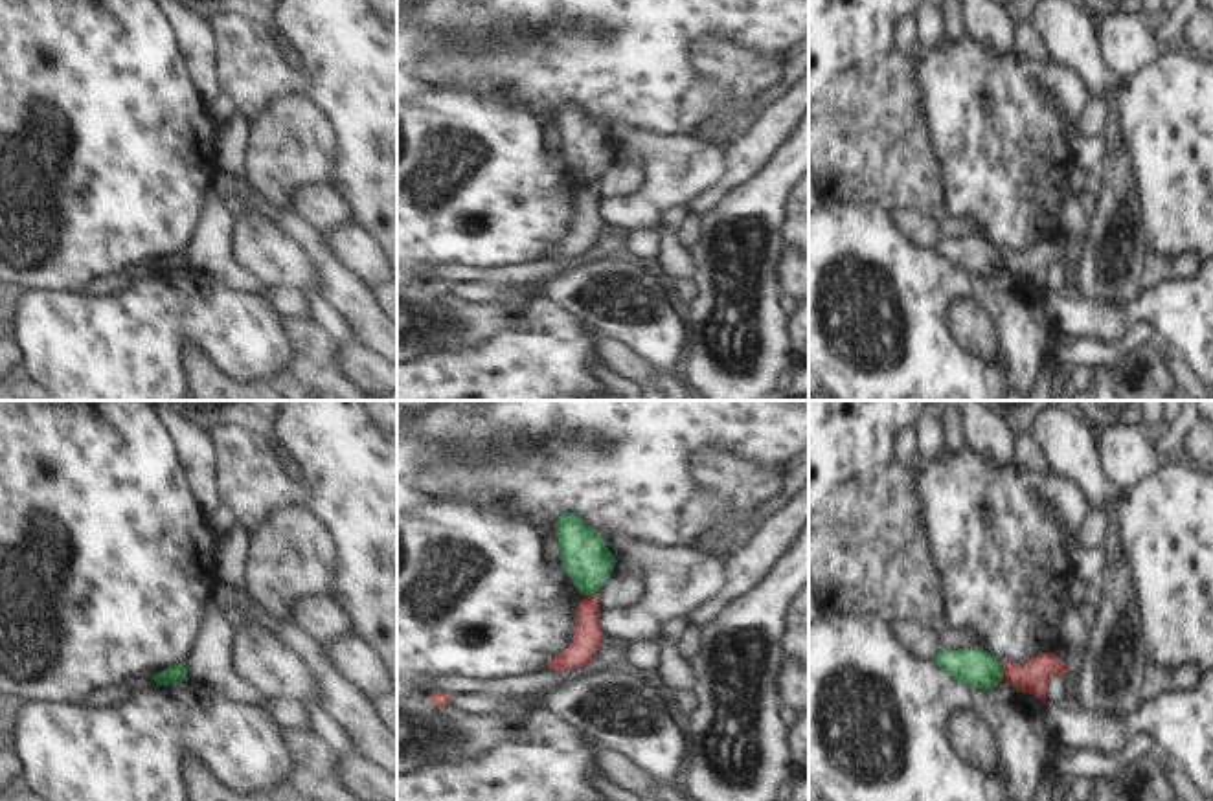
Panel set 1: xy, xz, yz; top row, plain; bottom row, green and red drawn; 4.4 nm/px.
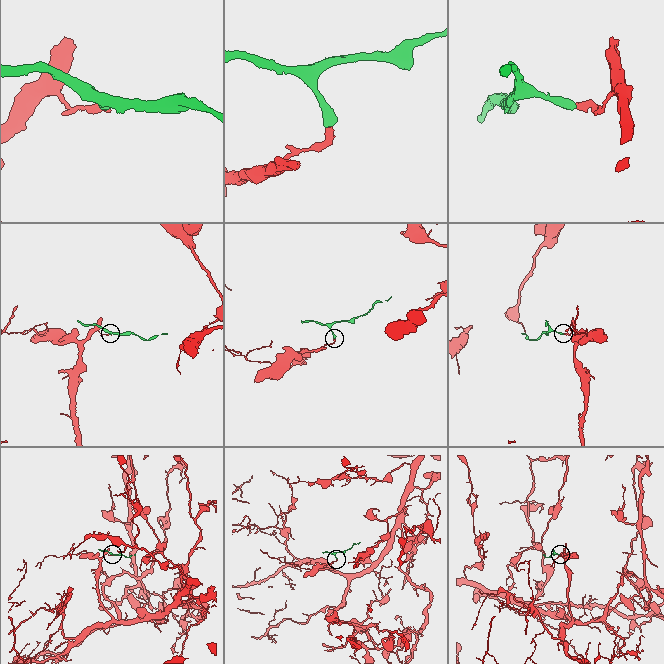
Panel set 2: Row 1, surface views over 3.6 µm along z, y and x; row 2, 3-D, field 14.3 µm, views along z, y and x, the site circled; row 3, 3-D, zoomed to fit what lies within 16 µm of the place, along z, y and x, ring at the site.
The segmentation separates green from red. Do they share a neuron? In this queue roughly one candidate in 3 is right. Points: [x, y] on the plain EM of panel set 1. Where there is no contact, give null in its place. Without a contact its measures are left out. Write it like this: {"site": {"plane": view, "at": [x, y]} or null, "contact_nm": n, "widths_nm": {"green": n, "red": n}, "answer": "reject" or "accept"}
{"site": {"plane": "yz", "at": [1002, 259]}, "contact_nm": 70, "widths_nm": {"green": 170, "red": 150}, "answer": "reject"}

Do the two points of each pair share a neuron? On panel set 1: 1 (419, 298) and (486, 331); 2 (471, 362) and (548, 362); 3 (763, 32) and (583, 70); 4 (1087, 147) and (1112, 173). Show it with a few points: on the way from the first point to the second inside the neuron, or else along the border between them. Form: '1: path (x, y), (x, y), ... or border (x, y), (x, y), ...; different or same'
1: path (436, 315), (443, 322), (469, 324); same
2: path (489, 362), (530, 362); same
3: path (719, 19), (640, 19), (627, 32); same
4: border (1109, 153), (1098, 168); different

